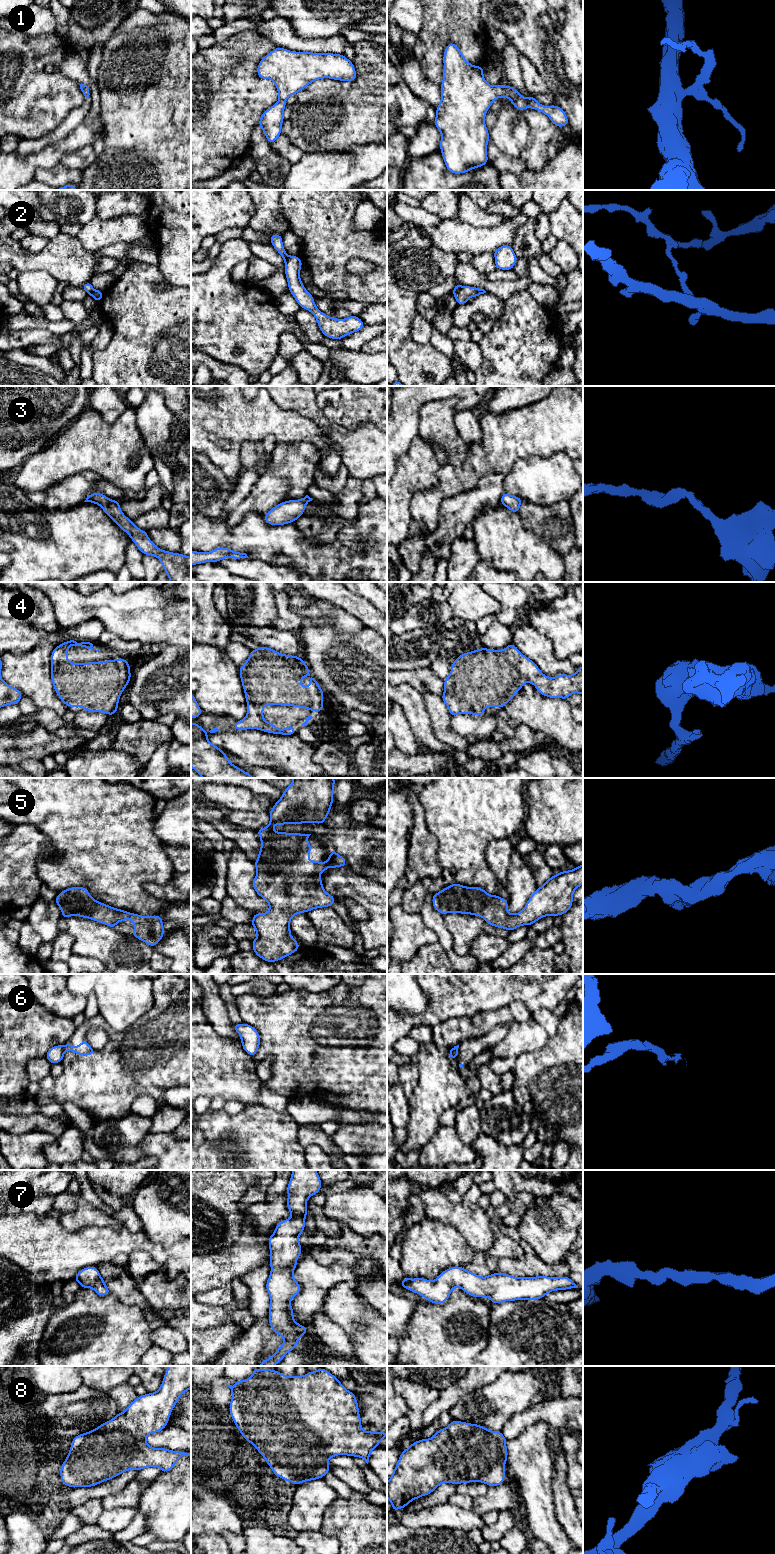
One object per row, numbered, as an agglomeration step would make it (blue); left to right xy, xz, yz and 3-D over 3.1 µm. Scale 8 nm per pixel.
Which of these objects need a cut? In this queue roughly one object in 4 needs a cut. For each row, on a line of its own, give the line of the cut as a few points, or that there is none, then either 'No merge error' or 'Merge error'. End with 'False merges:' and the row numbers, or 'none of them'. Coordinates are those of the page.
1: No split. No merge error
2: Split along xz (288, 256), (285, 261). Merge error
3: No split. No merge error
4: No split. No merge error
5: No split. No merge error
6: Split along xy (62, 1046), (64, 1050). Merge error
7: No split. No merge error
8: No split. No merge error
False merges: 2, 6

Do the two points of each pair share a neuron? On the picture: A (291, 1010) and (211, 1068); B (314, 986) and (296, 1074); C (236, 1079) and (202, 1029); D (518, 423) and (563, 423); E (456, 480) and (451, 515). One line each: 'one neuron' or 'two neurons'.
A: two neurons
B: two neurons
C: one neuron
D: one neuron
E: two neurons

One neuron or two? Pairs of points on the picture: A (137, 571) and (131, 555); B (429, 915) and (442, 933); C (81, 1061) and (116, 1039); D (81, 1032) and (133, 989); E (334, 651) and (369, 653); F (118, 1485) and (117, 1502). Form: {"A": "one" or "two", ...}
{"A": "one", "B": "one", "C": "one", "D": "two", "E": "one", "F": "two"}

